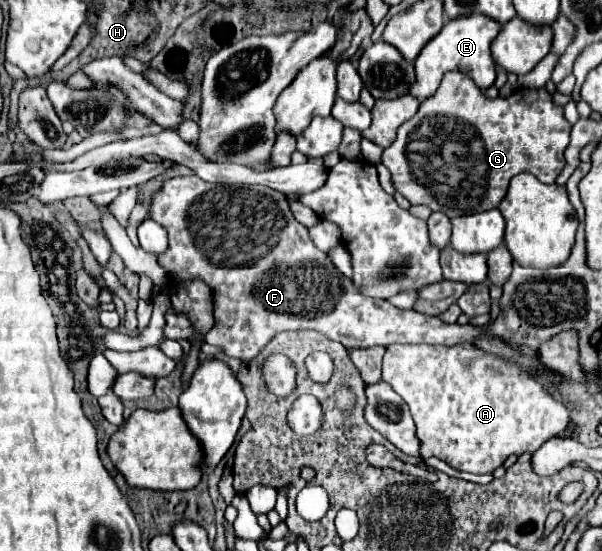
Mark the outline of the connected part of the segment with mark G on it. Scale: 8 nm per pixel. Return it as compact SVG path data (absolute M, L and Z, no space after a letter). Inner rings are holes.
M450 72L442 78L436 94L422 100L416 116L398 128L398 138L384 150L382 164L390 170L396 192L406 196L410 204L426 204L432 210L440 210L454 218L496 208L506 196L510 178L518 172L530 172L544 184L554 184L566 162L564 148L570 142L570 130L572 124L544 88L524 88L508 98L498 96L490 100L470 78L466 78L466 74ZM434 116L448 120L444 130L450 130L452 122L466 124L466 128L462 128L464 134L460 134L458 140L450 134L442 138L442 142L470 142L468 156L446 150L446 144L432 158L410 152L410 134L422 120Z

